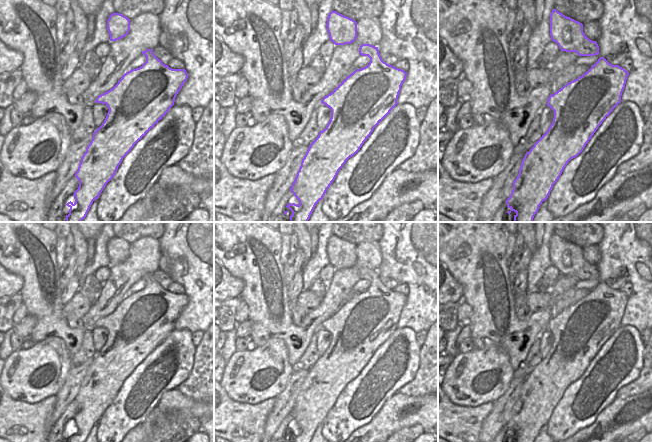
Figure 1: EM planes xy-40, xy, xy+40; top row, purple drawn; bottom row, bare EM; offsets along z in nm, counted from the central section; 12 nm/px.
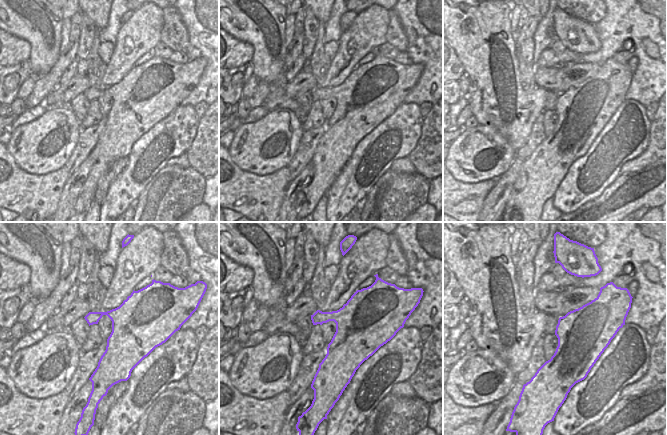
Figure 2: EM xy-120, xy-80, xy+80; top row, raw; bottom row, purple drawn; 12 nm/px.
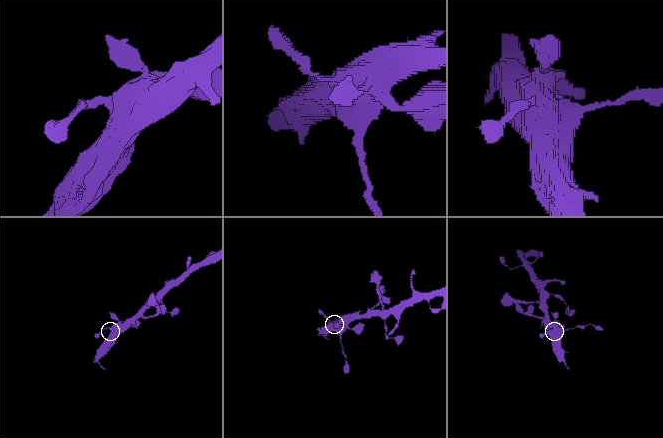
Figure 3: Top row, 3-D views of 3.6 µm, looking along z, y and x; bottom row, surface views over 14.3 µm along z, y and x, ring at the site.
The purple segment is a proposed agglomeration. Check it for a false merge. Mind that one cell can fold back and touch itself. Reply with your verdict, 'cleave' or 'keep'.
keep

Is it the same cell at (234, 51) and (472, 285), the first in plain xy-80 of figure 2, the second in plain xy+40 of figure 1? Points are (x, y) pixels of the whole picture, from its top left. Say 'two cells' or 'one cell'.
two cells

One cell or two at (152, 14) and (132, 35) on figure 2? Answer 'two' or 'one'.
one

